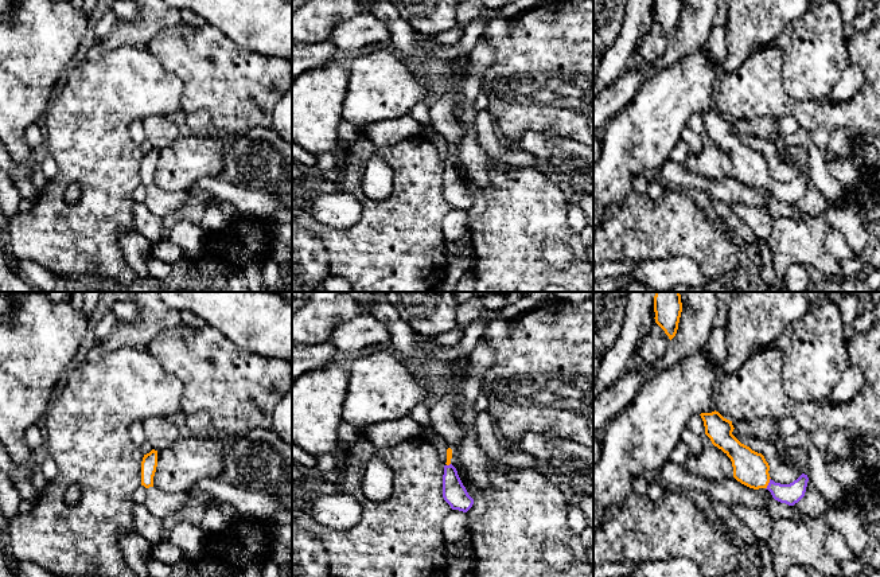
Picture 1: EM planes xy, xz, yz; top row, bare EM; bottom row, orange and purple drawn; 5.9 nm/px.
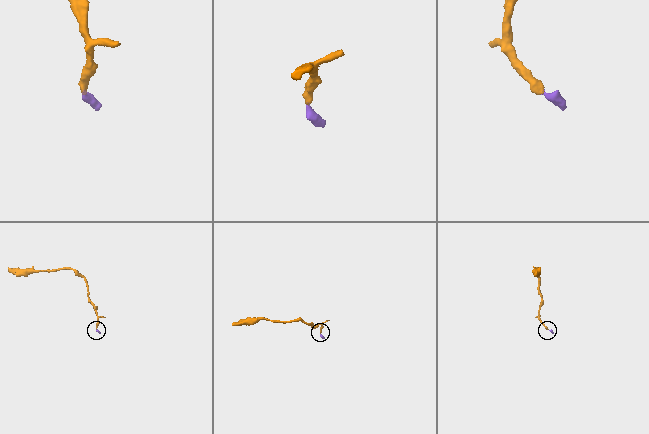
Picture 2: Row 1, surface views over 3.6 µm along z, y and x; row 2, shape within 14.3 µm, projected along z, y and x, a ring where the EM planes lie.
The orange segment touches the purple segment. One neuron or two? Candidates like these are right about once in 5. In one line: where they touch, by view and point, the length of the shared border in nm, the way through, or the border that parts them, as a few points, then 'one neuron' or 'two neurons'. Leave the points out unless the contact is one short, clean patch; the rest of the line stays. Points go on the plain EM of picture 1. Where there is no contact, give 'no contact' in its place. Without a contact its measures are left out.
contact yz (768, 180); length 80 nm; way yz (750, 167), (760, 178), (768, 180), (779, 191), (790, 193); one neuron

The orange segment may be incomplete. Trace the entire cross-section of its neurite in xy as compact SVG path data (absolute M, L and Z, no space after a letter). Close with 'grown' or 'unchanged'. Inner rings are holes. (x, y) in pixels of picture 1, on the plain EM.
M152 148L144 153L141 160L141 184L145 187L153 186L153 175L157 165L157 149Z; unchanged

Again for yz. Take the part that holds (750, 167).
M719 110L700 113L705 133L712 143L721 148L732 160L733 176L741 183L759 188L766 187L772 196L780 202L794 204L806 191L809 176L802 172L790 183L775 182L770 176L770 164L762 152L741 143L733 133L732 120L724 117Z; grown

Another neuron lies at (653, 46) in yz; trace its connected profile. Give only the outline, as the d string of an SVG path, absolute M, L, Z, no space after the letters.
M654 22L639 44L639 61L650 65L654 63L665 54L669 43L669 35Z

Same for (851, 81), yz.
M856 65L849 66L834 85L828 100L833 102L841 102L849 100L860 90L860 87L864 83L864 79L865 73L861 67Z

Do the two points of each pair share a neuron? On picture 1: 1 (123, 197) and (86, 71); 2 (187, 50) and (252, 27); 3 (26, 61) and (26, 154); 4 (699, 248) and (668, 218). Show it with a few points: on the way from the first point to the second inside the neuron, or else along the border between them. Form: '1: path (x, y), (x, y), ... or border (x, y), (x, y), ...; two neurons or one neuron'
1: path (106, 166), (89, 140), (89, 102); one neuron
2: border (207, 23), (218, 27), (240, 46), (253, 51); two neurons
3: path (16, 84), (16, 131); one neuron
4: path (690, 240), (676, 226); one neuron

